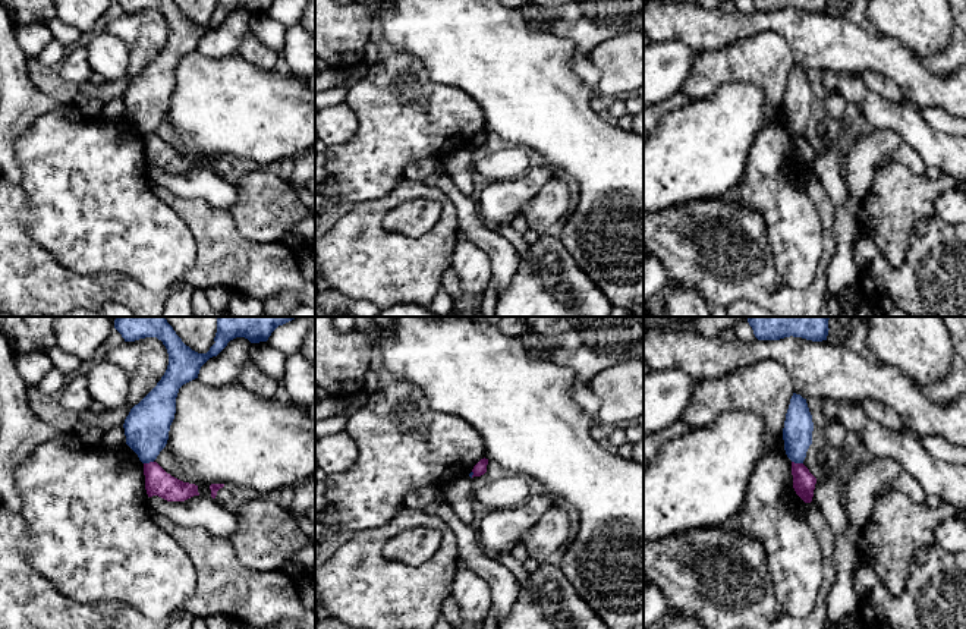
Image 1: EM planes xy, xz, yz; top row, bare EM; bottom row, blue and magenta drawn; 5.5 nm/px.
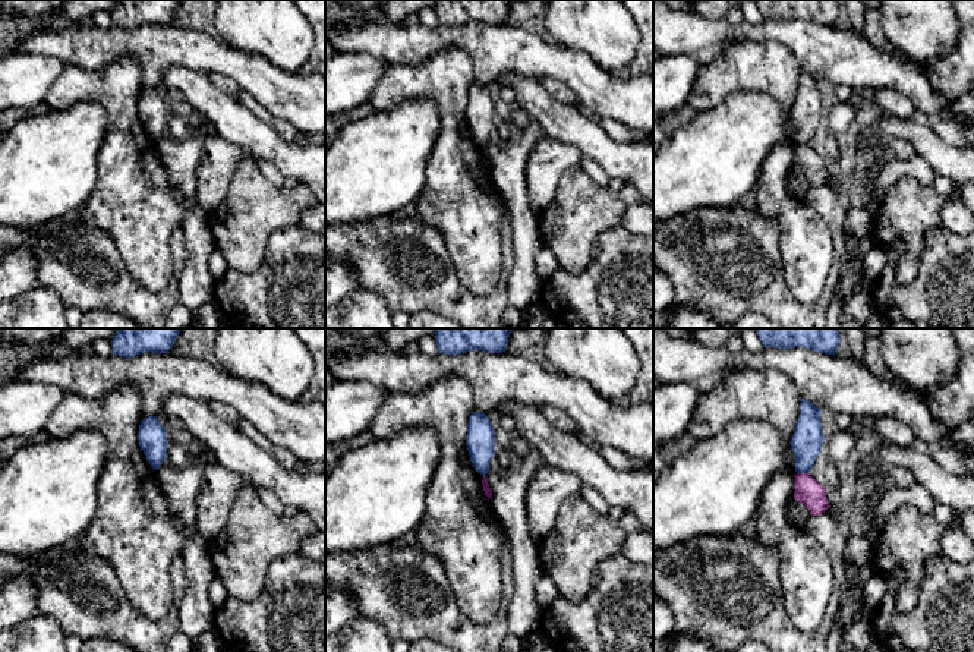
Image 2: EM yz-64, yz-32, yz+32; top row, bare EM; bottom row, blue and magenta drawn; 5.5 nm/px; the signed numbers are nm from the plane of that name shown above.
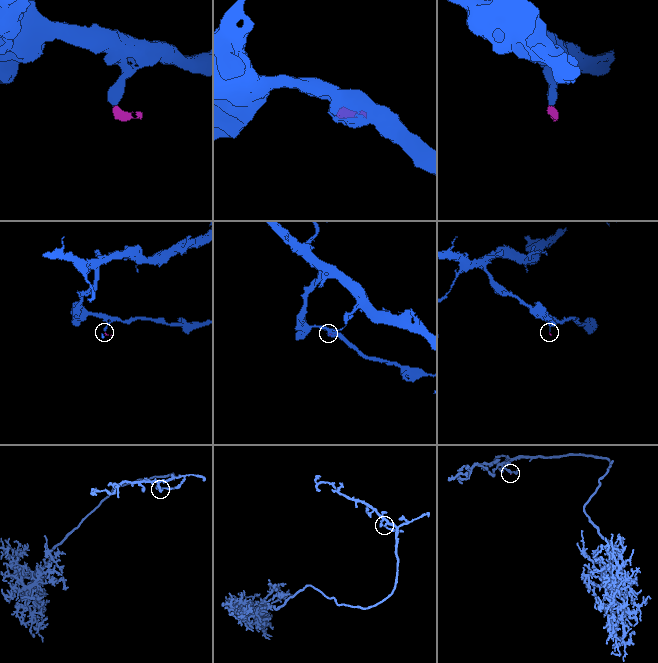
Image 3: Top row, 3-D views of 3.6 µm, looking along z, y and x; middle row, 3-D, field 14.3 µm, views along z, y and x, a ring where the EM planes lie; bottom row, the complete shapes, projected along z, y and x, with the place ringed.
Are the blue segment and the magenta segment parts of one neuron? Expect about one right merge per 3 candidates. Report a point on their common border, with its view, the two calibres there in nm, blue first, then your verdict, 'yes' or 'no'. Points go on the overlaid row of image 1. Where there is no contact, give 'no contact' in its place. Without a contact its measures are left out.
contact yz (798, 462); calibres 160 and 130 nm; no

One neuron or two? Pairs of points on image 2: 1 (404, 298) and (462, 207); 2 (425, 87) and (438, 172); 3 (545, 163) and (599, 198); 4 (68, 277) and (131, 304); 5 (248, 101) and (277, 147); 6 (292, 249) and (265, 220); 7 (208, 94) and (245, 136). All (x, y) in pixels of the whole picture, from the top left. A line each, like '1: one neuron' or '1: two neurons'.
1: two neurons
2: one neuron
3: two neurons
4: one neuron
5: two neurons
6: two neurons
7: one neuron

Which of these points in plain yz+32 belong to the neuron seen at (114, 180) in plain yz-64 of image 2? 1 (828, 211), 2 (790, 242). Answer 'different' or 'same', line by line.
1: different
2: same

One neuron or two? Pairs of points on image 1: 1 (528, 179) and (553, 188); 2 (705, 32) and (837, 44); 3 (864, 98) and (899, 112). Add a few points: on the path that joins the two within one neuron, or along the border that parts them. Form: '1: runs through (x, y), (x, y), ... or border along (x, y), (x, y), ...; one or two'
1: border along (551, 176), (525, 206), (524, 214); two
2: runs through (738, 25), (792, 24), (805, 32); one
3: runs through (872, 106), (878, 112), (890, 112); one

